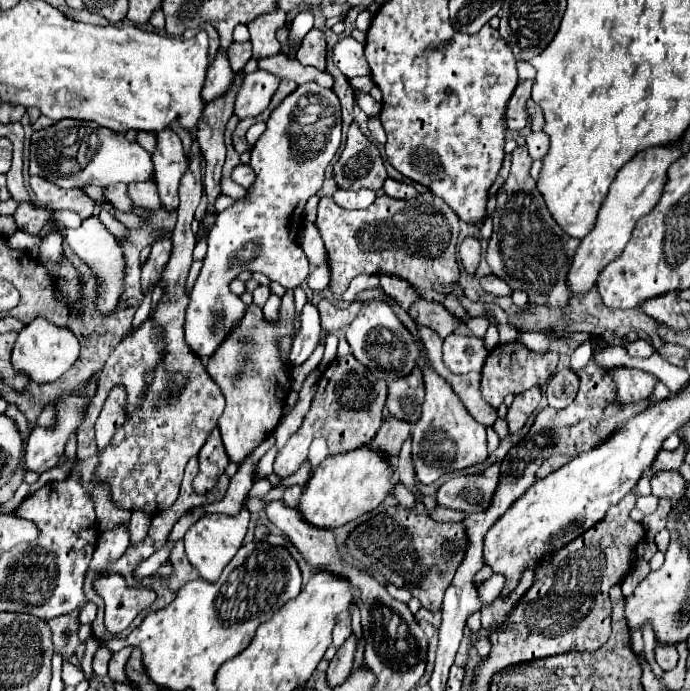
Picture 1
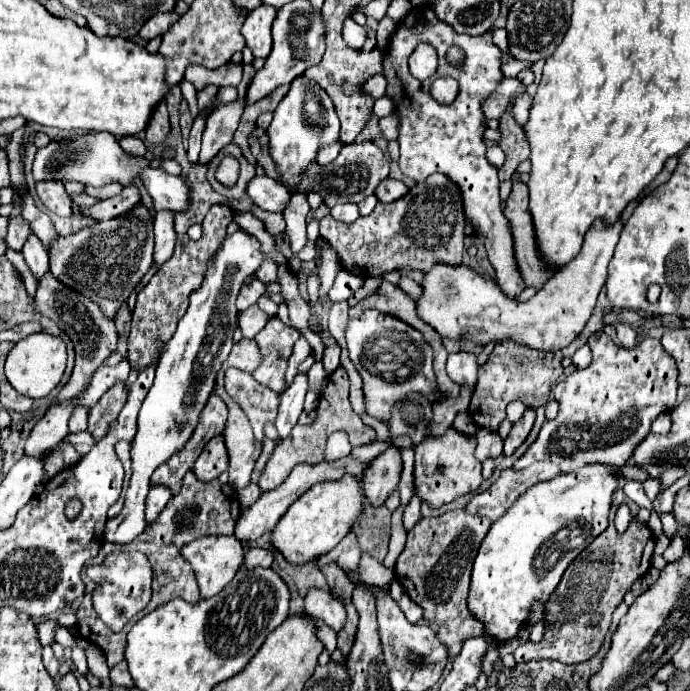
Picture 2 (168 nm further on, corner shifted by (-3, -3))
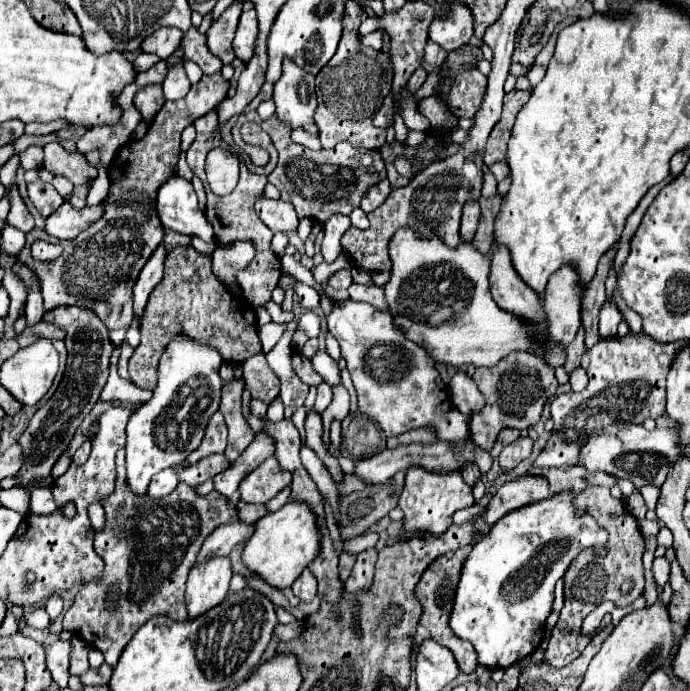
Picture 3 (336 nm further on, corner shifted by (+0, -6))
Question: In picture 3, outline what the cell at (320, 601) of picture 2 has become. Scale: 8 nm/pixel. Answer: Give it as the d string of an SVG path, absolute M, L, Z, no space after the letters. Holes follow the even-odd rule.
M305 569L305 573L301 573L301 577L297 577L297 581L293 583L293 593L309 603L313 601L313 597L317 597L317 581L313 581L313 573L309 573L309 569Z

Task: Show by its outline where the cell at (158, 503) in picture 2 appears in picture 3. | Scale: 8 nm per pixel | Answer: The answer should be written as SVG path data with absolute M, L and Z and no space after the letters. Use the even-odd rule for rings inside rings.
M165 469L165 473L157 473L157 477L153 477L153 481L149 483L149 491L147 495L151 499L161 499L165 495L169 495L179 483L179 477L175 473L175 469Z

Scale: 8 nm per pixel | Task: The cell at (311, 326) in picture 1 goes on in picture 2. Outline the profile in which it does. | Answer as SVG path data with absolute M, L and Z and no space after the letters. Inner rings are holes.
M296 374L292 386L284 394L280 394L278 418L274 422L280 440L284 440L290 434L290 430L296 426L298 416L302 414L302 404L304 404L306 390L308 390L306 374Z

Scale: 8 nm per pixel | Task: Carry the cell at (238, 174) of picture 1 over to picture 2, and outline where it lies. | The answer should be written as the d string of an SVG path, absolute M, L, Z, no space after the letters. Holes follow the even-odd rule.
M266 174L256 176L248 184L248 196L256 206L260 206L266 212L284 212L290 202L288 190L284 190L284 186L280 186Z

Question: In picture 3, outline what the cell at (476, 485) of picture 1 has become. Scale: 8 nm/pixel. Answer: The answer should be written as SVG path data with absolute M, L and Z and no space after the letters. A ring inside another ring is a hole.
M521 475L513 481L503 483L497 493L489 499L487 509L481 513L481 519L489 525L497 523L503 515L507 515L513 509L519 509L523 505L529 505L529 501L541 501L549 497L549 483L541 475Z

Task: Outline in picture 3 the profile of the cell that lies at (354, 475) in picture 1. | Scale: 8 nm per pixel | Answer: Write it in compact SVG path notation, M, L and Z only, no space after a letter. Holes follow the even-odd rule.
M289 501L279 511L267 513L257 521L253 537L249 543L245 543L243 561L269 585L285 589L291 587L303 569L307 569L307 565L319 557L321 539L323 535L317 525L317 513L311 509L311 505L305 501Z

